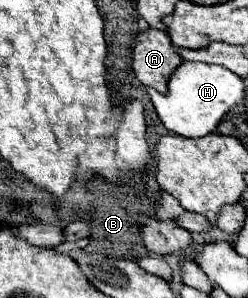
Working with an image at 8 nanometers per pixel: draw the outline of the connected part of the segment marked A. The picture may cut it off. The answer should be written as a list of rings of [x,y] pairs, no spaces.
[[[148,29],[136,35],[132,69],[140,83],[154,87],[160,93],[168,91],[168,79],[182,63],[168,33]]]

